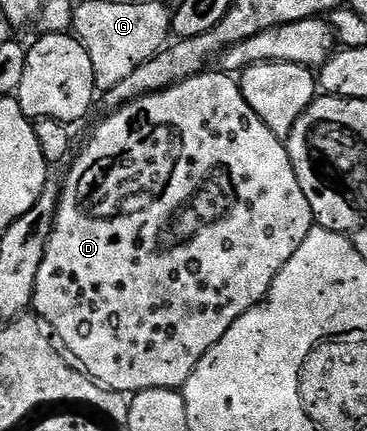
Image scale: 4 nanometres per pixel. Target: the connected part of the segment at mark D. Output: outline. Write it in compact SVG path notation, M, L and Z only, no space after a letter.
M221 71L197 73L195 77L181 81L179 85L162 89L158 93L149 93L147 97L137 97L135 101L129 101L127 105L121 105L118 109L107 112L105 115L107 117L95 127L94 134L87 139L86 146L79 151L78 158L76 158L76 153L73 160L69 162L71 165L70 170L66 173L66 182L61 182L58 210L54 216L54 230L48 239L48 247L44 251L44 261L40 263L40 275L36 275L32 309L37 316L45 319L53 327L55 338L60 342L61 348L81 366L86 376L93 377L102 388L108 389L112 393L127 395L149 389L181 390L182 386L186 384L186 380L192 375L196 363L200 363L200 359L204 359L204 355L212 346L220 343L220 339L228 331L228 327L232 327L232 323L236 323L236 319L240 319L240 315L244 315L251 307L259 305L266 298L266 292L272 287L276 275L280 275L284 263L288 263L288 259L292 259L292 255L296 255L296 247L300 247L300 243L304 243L310 230L315 228L316 222L312 215L312 207L308 207L308 199L304 199L304 191L300 191L300 179L296 179L290 152L286 149L283 138L272 135L272 131L268 131L268 127L264 127L260 115L256 115L256 111L252 111L252 107L248 107L242 94L241 84L231 74Z

